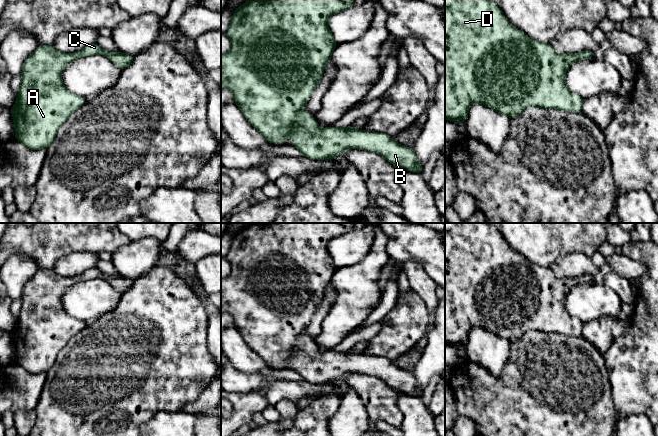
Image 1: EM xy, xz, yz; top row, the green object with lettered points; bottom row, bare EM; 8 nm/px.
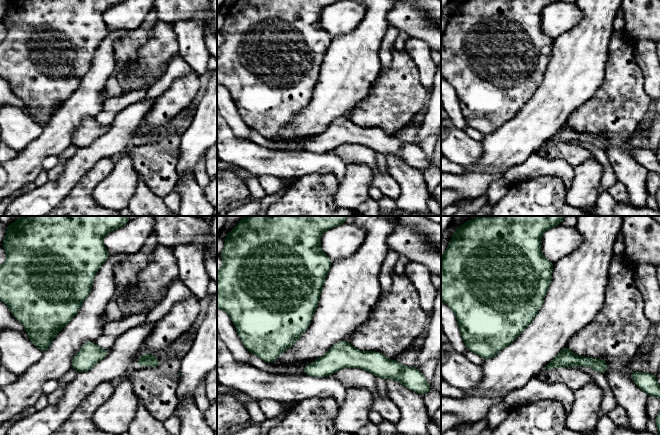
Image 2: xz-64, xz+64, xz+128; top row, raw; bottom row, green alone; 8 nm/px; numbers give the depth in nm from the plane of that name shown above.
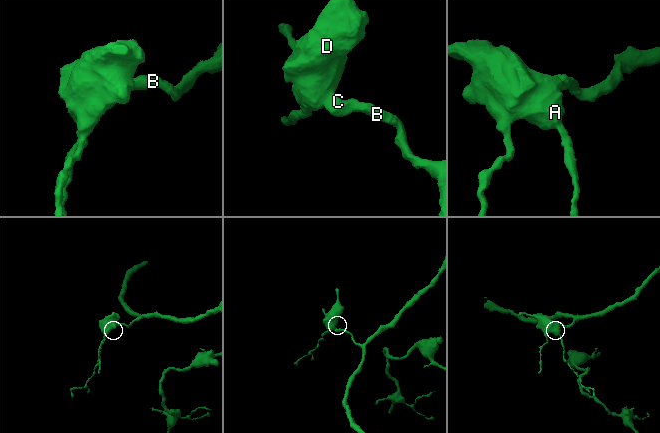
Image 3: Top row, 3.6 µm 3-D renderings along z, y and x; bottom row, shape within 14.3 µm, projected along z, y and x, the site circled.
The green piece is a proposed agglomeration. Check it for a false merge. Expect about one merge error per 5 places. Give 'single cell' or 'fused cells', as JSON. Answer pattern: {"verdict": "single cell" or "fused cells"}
{"verdict": "single cell"}

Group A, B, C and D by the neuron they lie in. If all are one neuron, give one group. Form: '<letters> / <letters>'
A B C D

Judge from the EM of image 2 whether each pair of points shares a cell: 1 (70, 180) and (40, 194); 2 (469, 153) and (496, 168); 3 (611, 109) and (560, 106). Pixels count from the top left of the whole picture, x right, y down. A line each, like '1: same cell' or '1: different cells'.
1: same cell
2: different cells
3: different cells

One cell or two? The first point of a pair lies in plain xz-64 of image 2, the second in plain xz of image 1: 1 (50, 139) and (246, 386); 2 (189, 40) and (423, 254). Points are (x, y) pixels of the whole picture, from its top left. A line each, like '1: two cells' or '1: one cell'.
1: two cells
2: two cells

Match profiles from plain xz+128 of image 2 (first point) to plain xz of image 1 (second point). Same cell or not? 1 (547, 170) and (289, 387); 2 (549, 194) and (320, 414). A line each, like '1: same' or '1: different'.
1: same
2: same

